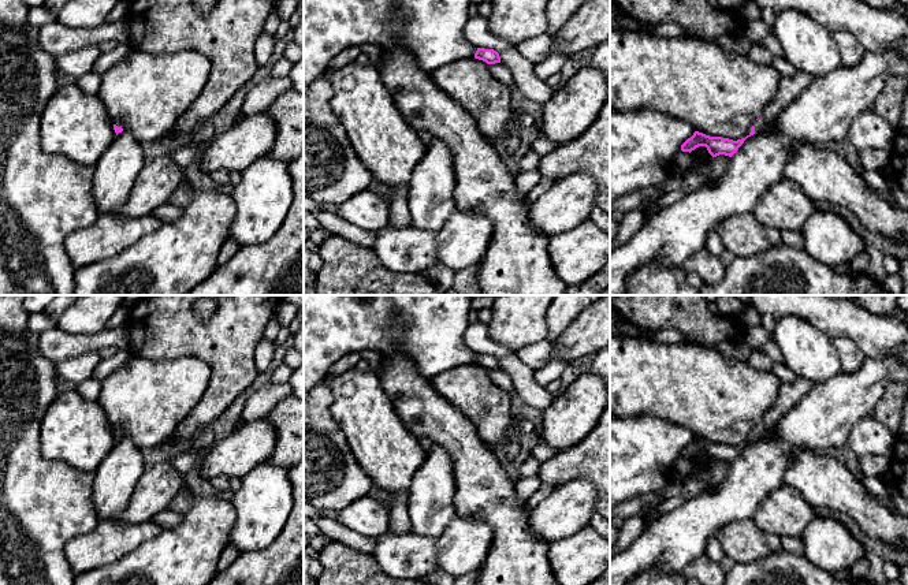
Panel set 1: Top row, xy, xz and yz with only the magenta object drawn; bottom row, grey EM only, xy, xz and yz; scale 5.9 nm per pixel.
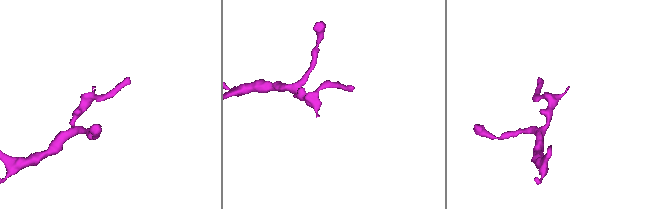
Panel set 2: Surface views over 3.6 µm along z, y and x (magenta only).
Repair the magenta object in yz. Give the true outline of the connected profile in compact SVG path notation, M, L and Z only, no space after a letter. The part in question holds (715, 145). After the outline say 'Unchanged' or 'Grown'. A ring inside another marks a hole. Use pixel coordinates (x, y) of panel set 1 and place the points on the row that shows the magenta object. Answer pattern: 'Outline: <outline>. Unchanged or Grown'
Outline: M796 71L792 77L784 78L778 87L775 98L767 104L763 113L753 123L751 133L745 138L733 141L729 138L710 137L703 133L695 131L693 135L681 145L681 150L691 153L699 146L706 146L712 157L717 157L719 154L732 157L748 137L753 135L755 133L760 133L769 122L775 120L775 118L812 82L814 78L803 71Z. Grown

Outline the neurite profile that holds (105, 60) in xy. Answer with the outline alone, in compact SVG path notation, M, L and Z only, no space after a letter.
M130 41L118 44L111 52L101 52L98 59L94 62L92 71L104 75L112 66L119 63L129 52L134 48Z

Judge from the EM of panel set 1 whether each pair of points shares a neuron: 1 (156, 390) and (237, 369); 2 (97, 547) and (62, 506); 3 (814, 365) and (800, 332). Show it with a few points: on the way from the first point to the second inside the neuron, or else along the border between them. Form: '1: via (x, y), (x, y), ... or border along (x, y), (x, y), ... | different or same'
1: border along (185, 356), (209, 368), (196, 405) | different
2: border along (99, 520), (90, 531), (66, 543), (67, 559) | different
3: via (812, 357), (800, 341) | same

